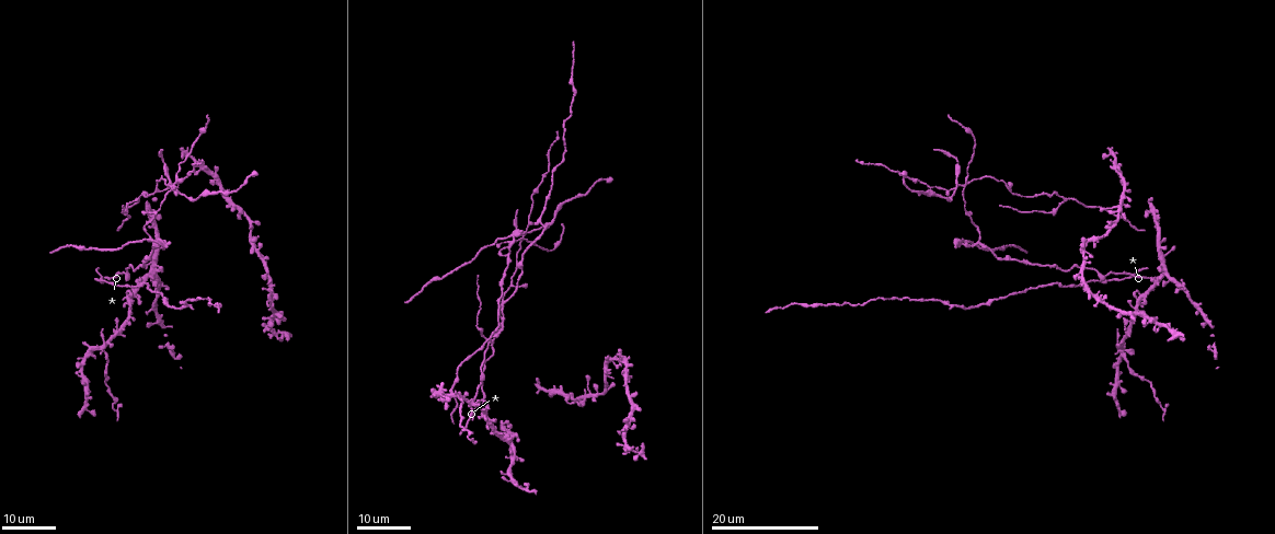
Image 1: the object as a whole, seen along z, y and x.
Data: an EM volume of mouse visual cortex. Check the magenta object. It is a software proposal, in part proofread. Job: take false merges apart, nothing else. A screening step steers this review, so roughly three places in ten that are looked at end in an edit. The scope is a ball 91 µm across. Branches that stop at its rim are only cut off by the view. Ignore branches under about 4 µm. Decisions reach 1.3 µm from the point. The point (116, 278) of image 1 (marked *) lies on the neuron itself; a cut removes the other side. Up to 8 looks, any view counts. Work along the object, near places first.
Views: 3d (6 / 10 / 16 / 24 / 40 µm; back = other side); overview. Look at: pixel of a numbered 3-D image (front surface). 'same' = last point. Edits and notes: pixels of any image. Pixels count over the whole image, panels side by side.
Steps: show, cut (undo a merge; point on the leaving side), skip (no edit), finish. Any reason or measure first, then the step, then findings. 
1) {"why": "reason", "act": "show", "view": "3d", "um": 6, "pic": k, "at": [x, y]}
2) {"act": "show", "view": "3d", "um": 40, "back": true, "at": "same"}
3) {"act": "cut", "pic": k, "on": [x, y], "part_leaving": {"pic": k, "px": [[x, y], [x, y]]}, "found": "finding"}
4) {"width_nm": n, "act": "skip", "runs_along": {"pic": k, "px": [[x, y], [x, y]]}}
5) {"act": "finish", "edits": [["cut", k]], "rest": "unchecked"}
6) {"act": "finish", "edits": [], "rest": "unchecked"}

{"why": "looks like a crossing", "act": "show", "view": "3d", "um": 16, "pic": 1, "at": [98, 349]}

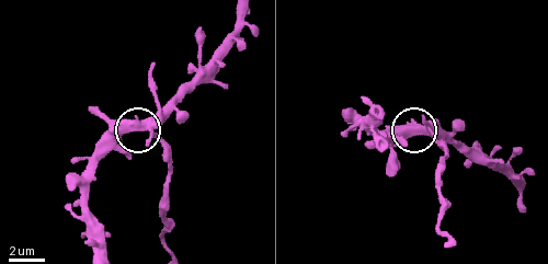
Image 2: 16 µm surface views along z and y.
{"act": "show", "view": "3d", "um": 6, "pic": 2, "at": [146, 129]}

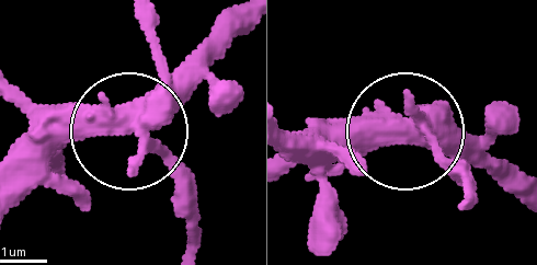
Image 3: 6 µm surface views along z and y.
{"side_arm_um": 16, "arms": 4, "act": "cut", "pic": 3, "on": [170, 175], "found": "two neurons meet here"}

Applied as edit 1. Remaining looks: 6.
{"act": "show", "view": "overview"}

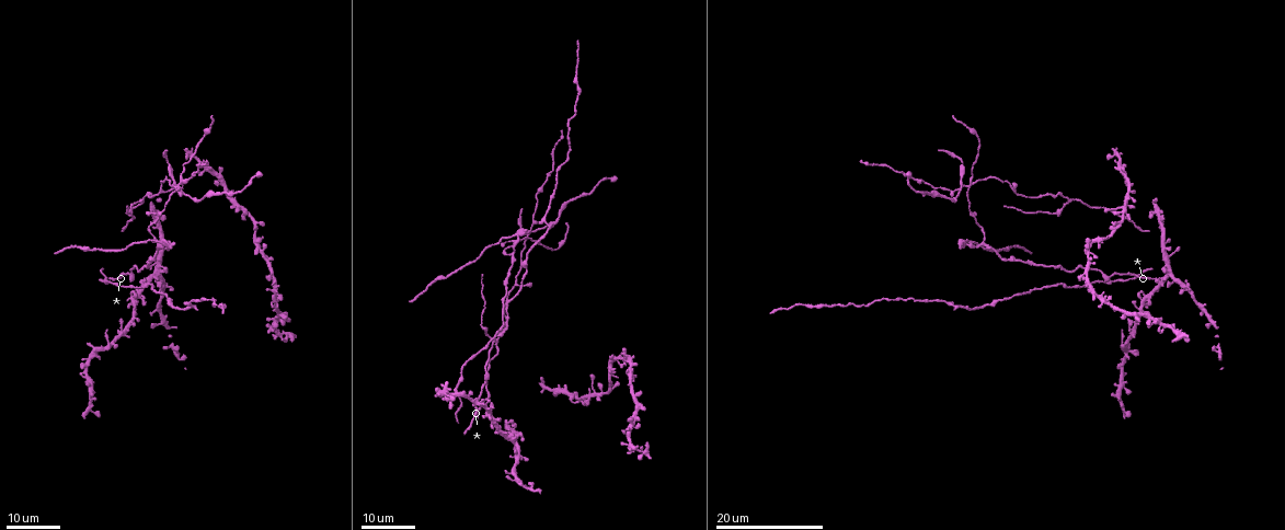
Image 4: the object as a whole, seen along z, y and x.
{"why": "sudden change in width", "act": "show", "view": "3d", "um": 24, "pic": 4, "at": [157, 251]}

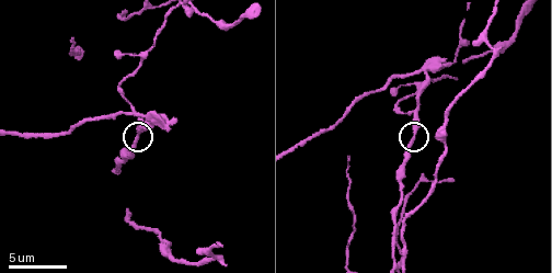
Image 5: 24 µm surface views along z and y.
{"act": "show", "view": "3d", "um": 10, "pic": 5, "at": [412, 132]}

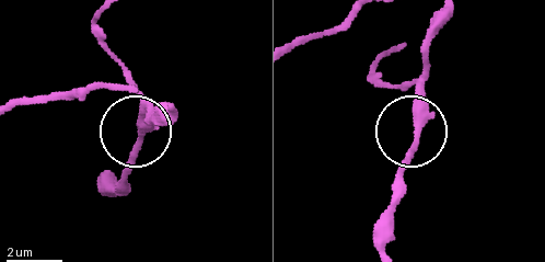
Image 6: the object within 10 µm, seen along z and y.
{"width_nm": 270, "act": "skip", "runs_along": {"pic": 6, "px": [[386, 247], [386, 212], [415, 134], [415, 80]]}, "found": "continuous, no second neuron"}

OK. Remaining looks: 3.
{"why": "looks like a crossing", "act": "show", "view": "3d", "um": 10, "pic": 5, "at": [457, 62]}

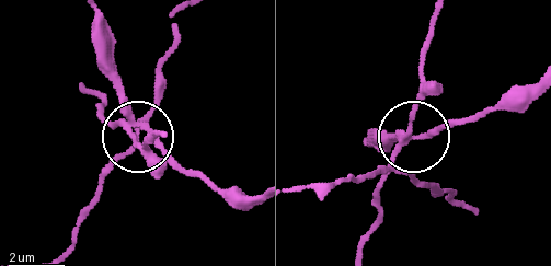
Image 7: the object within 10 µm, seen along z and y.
{"act": "cut", "pic": 7, "on": [162, 147], "part_leaving": {"pic": 7, "px": [[135, 126], [217, 185], [252, 195]]}, "found": "two neurons meet here"}

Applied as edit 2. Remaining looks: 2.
{"act": "finish", "edits": [["cut", 3], ["cut", 7]], "rest": "unchecked"}

